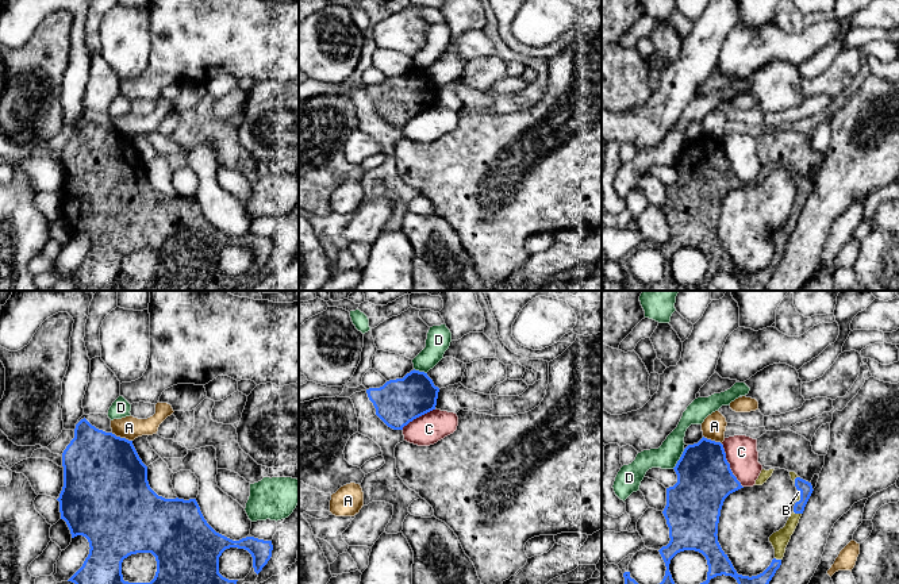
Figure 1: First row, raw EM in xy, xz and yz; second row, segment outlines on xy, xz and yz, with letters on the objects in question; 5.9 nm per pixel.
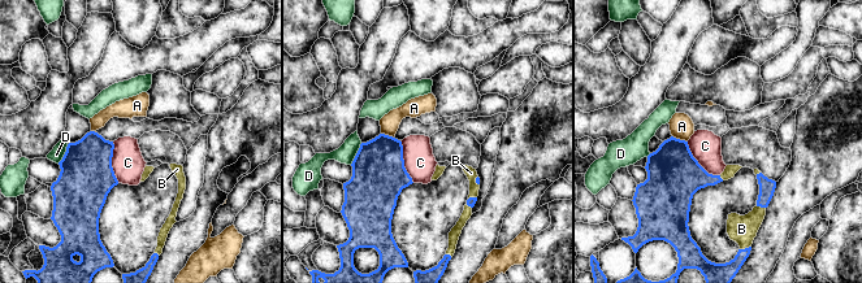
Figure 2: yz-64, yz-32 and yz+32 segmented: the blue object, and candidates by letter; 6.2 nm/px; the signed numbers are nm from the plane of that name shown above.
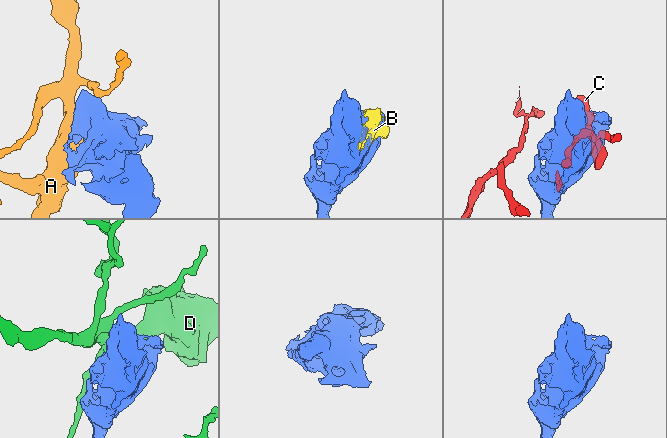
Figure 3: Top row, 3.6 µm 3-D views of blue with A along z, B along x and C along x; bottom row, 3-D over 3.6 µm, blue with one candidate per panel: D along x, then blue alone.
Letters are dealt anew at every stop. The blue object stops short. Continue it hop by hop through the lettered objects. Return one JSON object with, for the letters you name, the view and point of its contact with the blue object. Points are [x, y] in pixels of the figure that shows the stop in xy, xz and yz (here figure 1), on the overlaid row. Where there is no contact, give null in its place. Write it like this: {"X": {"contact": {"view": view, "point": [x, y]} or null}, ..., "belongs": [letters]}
{"B": {"contact": {"view": "yz", "point": [796, 513]}}, "belongs": ["B"]}

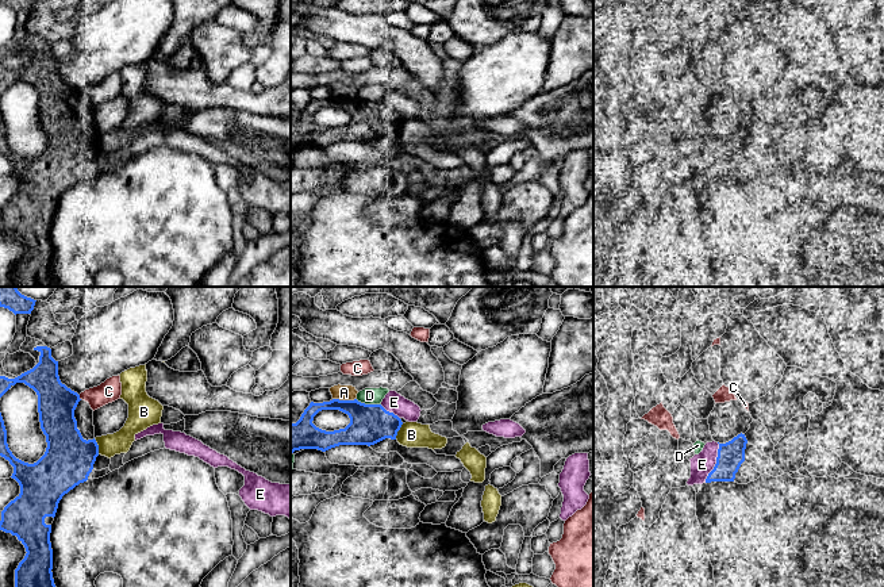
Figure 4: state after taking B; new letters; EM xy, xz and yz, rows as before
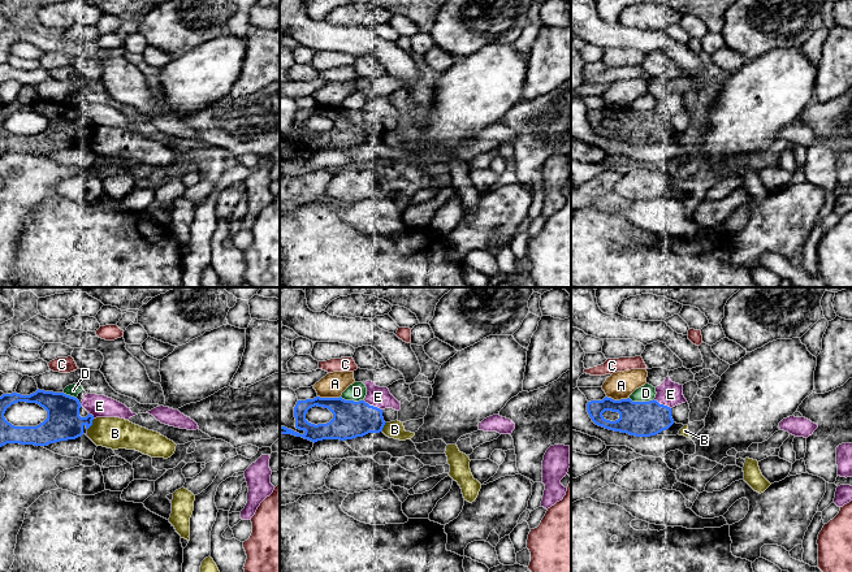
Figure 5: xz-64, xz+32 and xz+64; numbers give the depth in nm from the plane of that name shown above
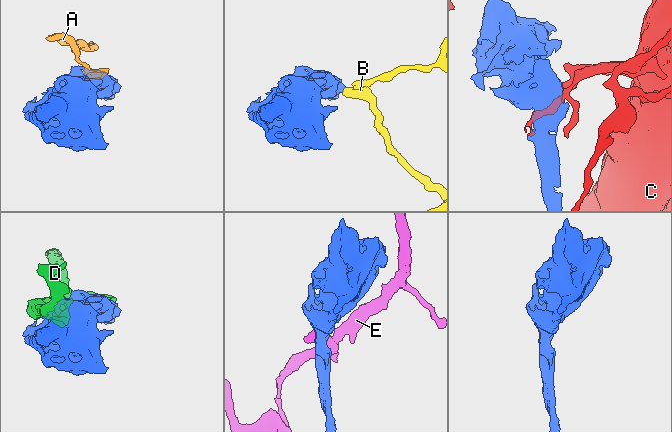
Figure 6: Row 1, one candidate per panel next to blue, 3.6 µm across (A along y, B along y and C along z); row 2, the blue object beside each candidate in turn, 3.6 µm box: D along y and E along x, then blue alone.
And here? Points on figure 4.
{"belongs": []}

